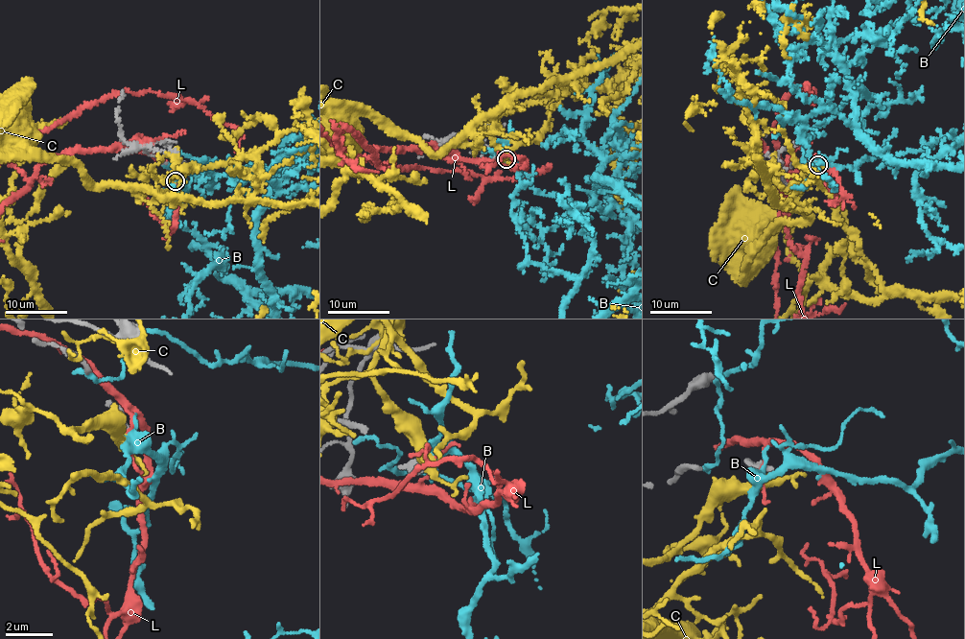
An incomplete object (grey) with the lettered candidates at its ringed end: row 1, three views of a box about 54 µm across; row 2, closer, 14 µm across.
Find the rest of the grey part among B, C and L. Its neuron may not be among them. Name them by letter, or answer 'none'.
none

